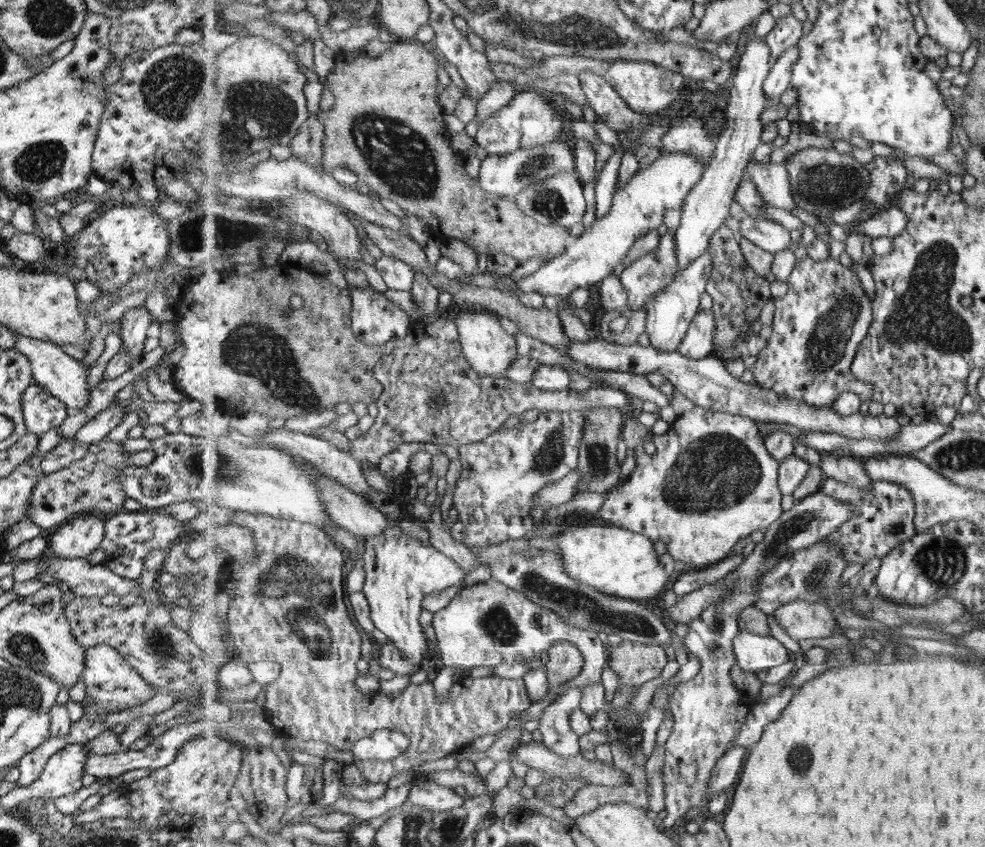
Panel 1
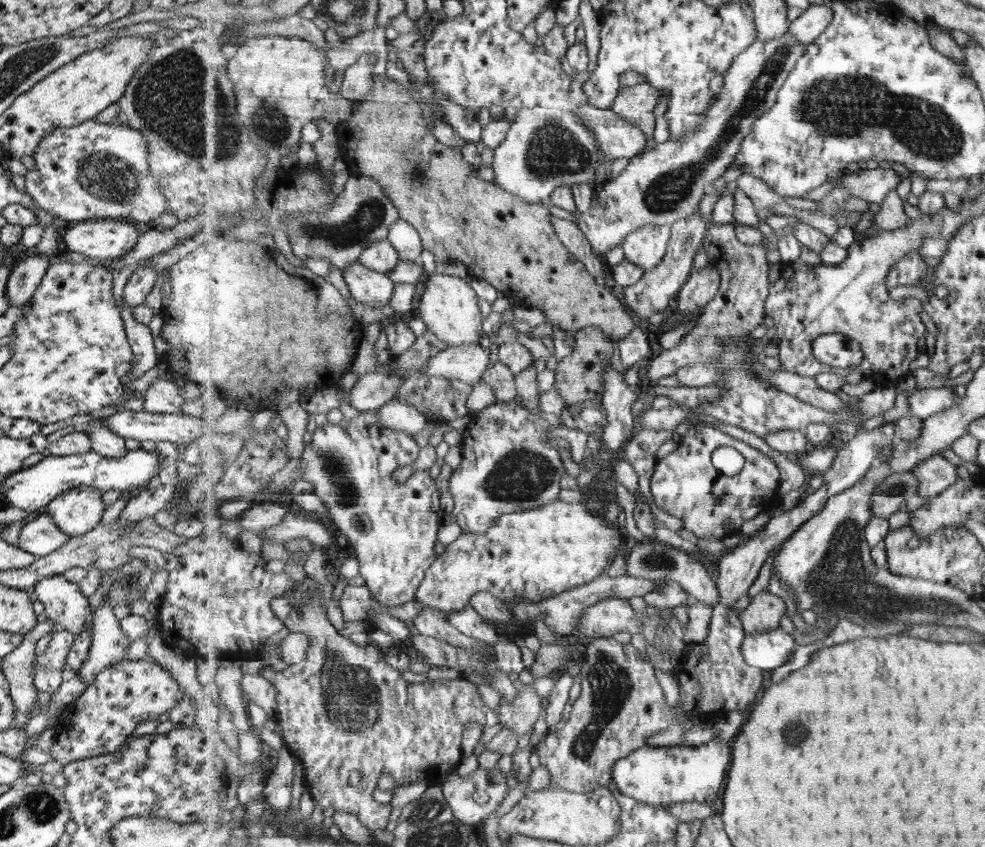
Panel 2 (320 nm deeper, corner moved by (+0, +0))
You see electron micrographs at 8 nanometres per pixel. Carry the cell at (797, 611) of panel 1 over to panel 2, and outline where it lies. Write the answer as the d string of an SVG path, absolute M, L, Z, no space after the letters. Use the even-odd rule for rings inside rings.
M760 592L752 598L751 604L740 612L745 634L764 634L779 628L786 610L787 604L783 598L768 592Z

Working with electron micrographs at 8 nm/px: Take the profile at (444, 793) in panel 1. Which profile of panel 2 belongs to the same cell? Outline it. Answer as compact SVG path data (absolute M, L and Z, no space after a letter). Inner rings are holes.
M493 765L491 768L477 766L467 778L461 778L453 772L442 784L442 789L454 815L465 824L474 827L503 804L510 788L506 772L501 772L499 766Z

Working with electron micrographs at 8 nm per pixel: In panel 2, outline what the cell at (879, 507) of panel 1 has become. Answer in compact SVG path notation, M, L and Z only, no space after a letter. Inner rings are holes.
M935 455L918 464L912 473L920 480L919 497L933 499L958 481L959 465L953 464L945 456Z

